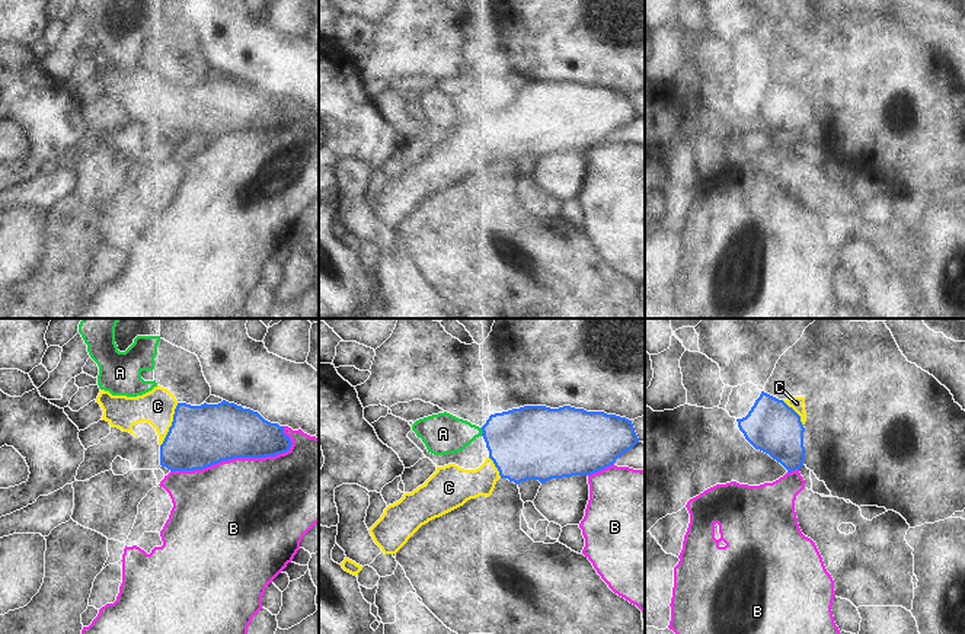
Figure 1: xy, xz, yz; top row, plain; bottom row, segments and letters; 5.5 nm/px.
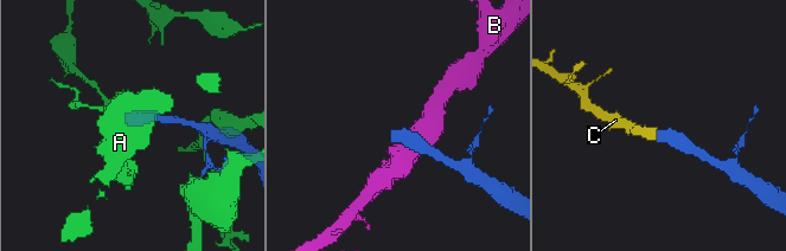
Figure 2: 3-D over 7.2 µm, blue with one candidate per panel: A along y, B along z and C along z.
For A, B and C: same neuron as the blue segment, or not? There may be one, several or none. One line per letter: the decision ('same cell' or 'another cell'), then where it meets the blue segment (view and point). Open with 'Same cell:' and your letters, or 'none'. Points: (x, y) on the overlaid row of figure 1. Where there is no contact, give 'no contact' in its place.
Same cell: C
A: another cell; meets blue in xz at (482, 431)
B: another cell; meets blue in xy at (232, 458)
C: same cell; meets blue in xy at (172, 425)

